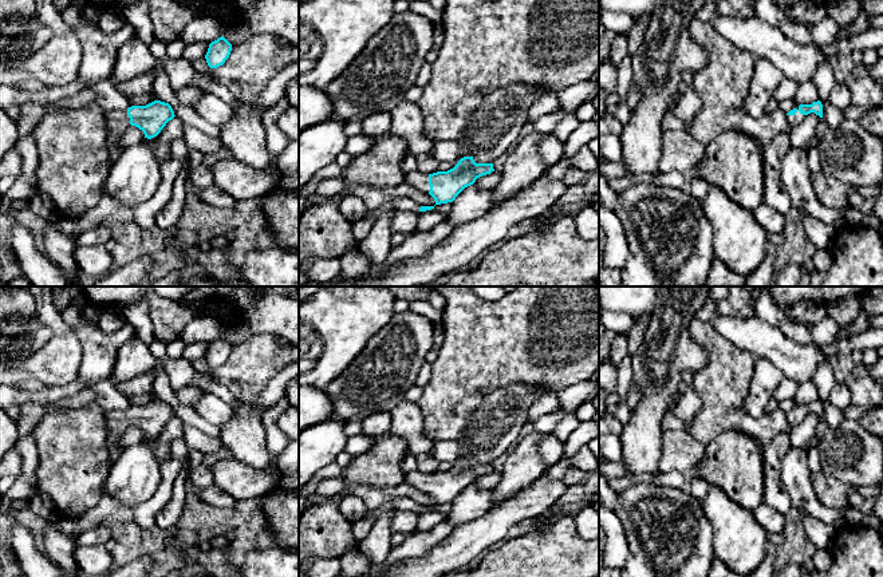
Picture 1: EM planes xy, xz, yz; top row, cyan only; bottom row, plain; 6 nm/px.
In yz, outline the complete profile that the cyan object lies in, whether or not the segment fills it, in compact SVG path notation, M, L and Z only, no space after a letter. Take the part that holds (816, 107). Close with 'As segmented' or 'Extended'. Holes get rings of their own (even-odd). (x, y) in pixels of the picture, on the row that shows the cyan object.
M820 100L813 102L812 104L800 104L797 108L791 110L787 114L787 122L788 125L795 129L797 127L804 118L811 114L815 112L816 115L819 115L820 118L823 118L823 104Z. Extended

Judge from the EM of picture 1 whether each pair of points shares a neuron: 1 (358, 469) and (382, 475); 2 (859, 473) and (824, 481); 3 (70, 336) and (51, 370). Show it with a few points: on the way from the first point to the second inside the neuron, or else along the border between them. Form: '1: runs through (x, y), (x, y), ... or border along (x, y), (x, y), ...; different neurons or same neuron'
1: runs through (363, 469), (377, 470); same neuron
2: border along (820, 470), (855, 487); different neurons
3: runs through (67, 344), (58, 362); same neuron

